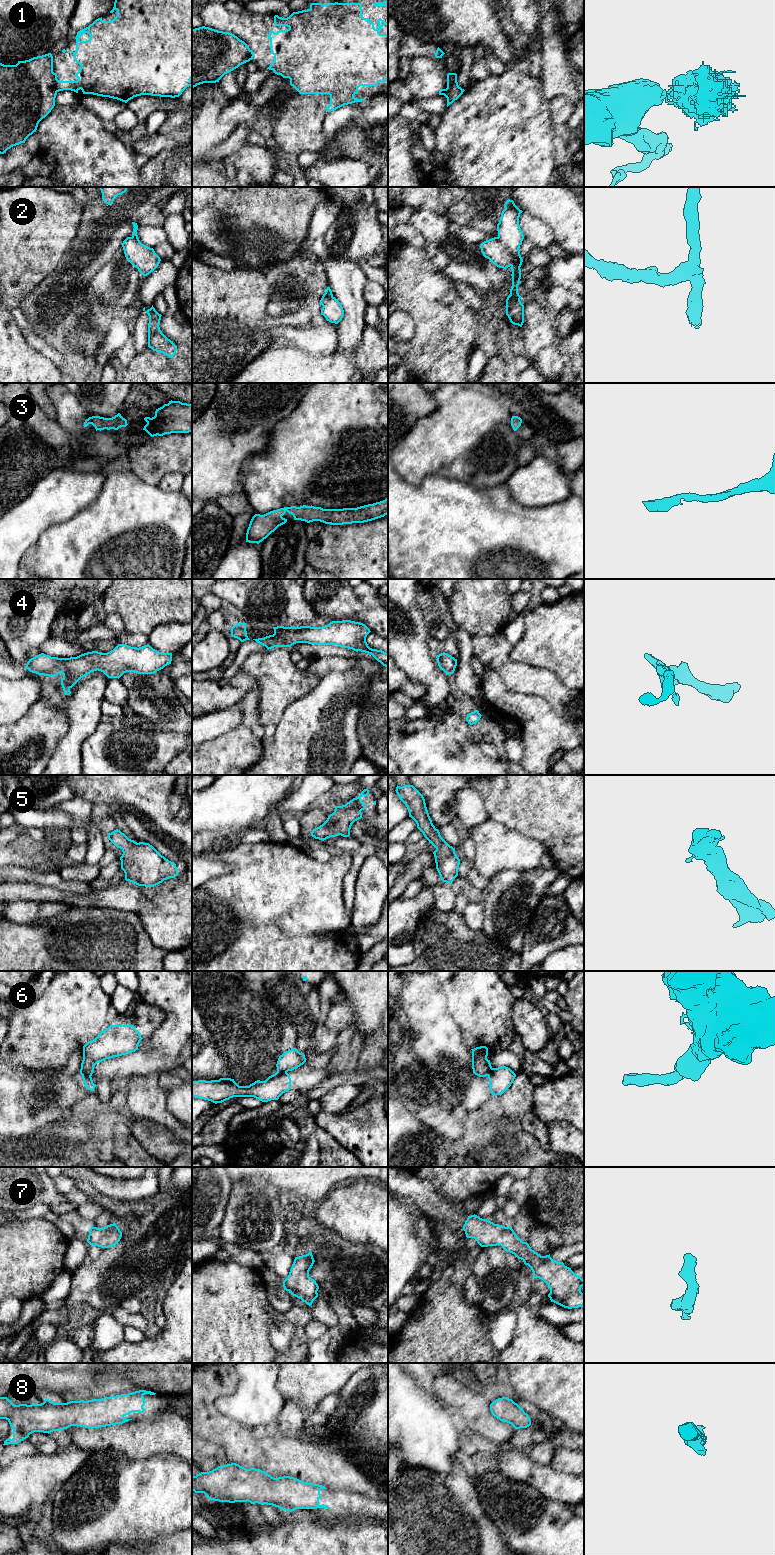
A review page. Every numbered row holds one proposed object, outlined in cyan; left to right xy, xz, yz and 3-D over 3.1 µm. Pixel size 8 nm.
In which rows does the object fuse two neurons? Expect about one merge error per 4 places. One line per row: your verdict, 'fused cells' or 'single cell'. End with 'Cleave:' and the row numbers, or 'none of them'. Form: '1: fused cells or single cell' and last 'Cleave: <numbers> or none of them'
1: fused cells
2: fused cells
3: single cell
4: single cell
5: single cell
6: fused cells
7: single cell
8: single cell
Cleave: 1, 2, 6

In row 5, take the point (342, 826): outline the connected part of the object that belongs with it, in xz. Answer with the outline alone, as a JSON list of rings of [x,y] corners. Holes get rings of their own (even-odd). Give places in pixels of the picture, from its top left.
[[[364,789],[358,797],[353,798],[345,805],[336,806],[327,820],[312,830],[311,836],[322,841],[339,835],[349,837],[352,824],[362,818],[361,811],[365,809],[361,798],[368,794],[369,790]]]

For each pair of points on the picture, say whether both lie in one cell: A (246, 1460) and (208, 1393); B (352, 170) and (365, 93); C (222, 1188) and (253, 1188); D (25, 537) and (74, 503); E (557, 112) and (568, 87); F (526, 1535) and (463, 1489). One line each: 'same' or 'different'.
A: same
B: different
C: different
D: same
E: different
F: different

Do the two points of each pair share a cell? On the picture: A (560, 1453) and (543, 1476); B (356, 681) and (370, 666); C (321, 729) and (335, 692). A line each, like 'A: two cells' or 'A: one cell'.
A: two cells
B: two cells
C: one cell

